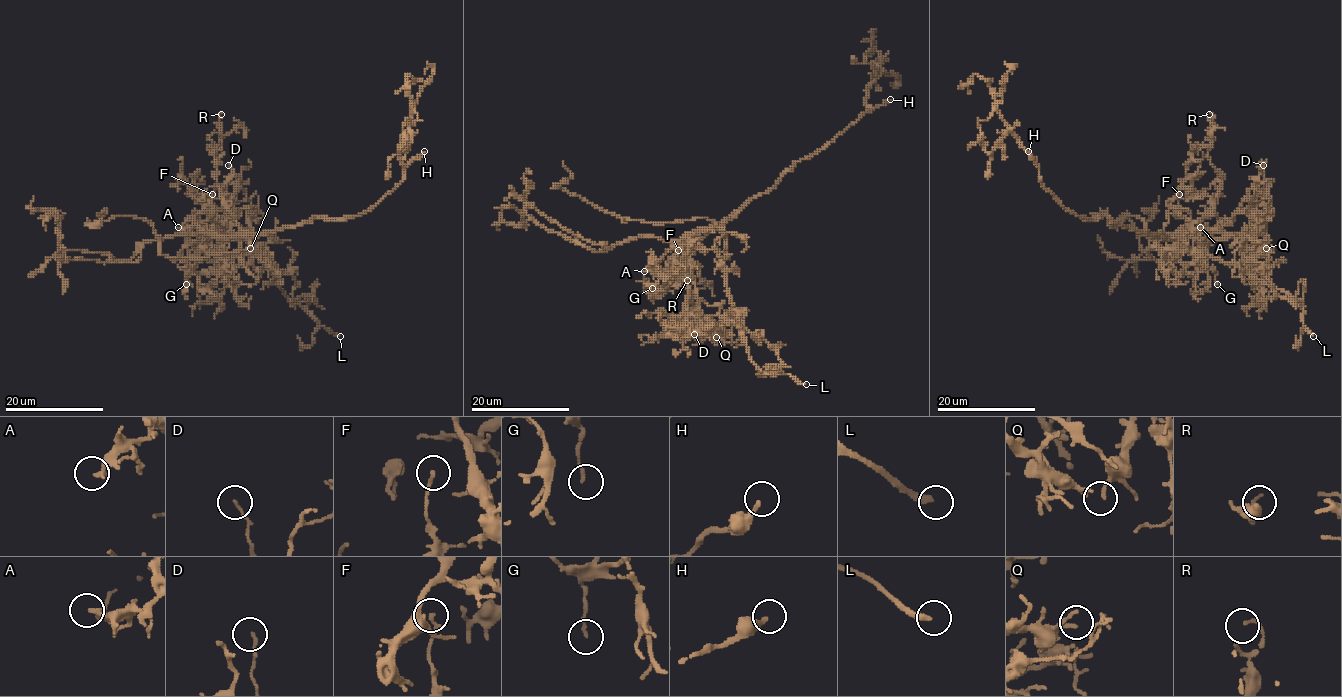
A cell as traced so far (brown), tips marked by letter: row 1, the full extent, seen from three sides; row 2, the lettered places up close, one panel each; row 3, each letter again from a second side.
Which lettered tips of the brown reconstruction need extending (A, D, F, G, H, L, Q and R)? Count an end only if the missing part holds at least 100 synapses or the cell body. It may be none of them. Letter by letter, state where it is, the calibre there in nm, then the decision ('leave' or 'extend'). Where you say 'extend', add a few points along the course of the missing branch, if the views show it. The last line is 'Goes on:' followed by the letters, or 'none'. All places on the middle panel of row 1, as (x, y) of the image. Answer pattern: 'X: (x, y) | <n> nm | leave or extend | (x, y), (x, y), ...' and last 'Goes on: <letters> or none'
A: (644, 271) | 240 nm | leave
D: (694, 334) | 120 nm | leave
F: (678, 250) | 150 nm | leave
G: (652, 288) | 140 nm | leave
H: (890, 99) | 180 nm | leave
L: (806, 384) | 280 nm | extend
Q: (716, 337) | 110 nm | leave
R: (687, 280) | 140 nm | leave
Goes on: L

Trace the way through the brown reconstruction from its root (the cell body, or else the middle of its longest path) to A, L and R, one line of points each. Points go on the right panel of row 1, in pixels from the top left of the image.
A: (1137, 231), (1169, 236), (1187, 225), (1200, 227)
L: (1137, 231), (1152, 235), (1161, 248), (1207, 253), (1282, 288), (1302, 307), (1302, 324), (1313, 336)
R: (1137, 231), (1158, 233), (1168, 221), (1185, 169), (1207, 154), (1209, 114)

